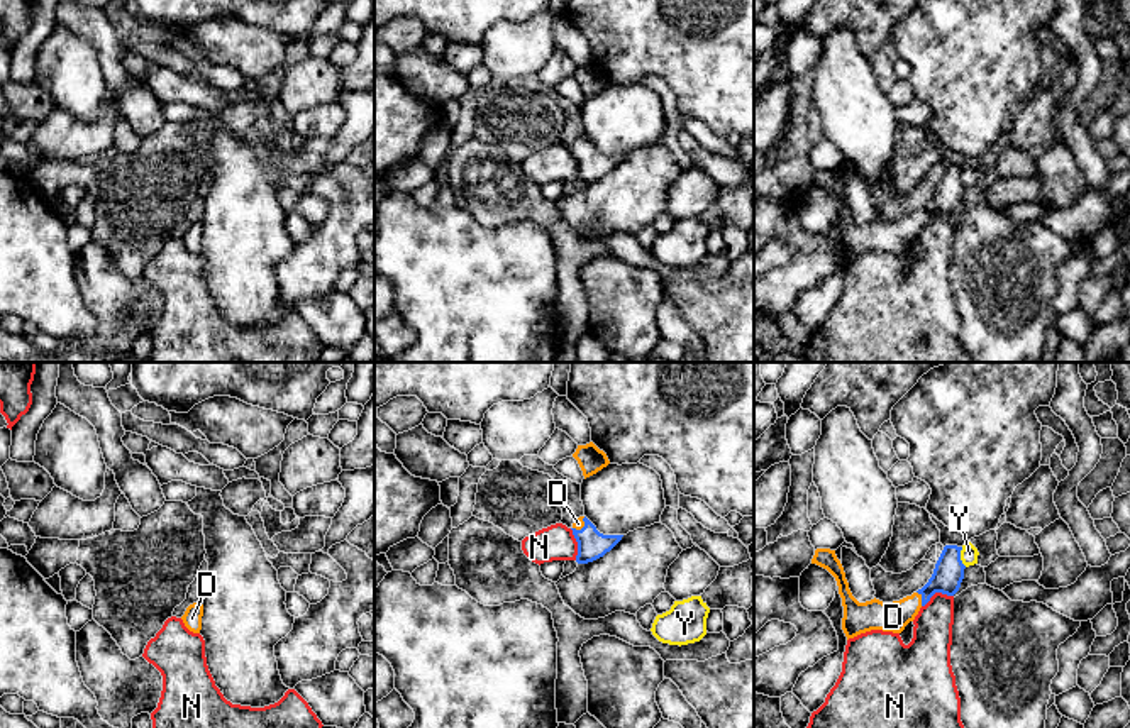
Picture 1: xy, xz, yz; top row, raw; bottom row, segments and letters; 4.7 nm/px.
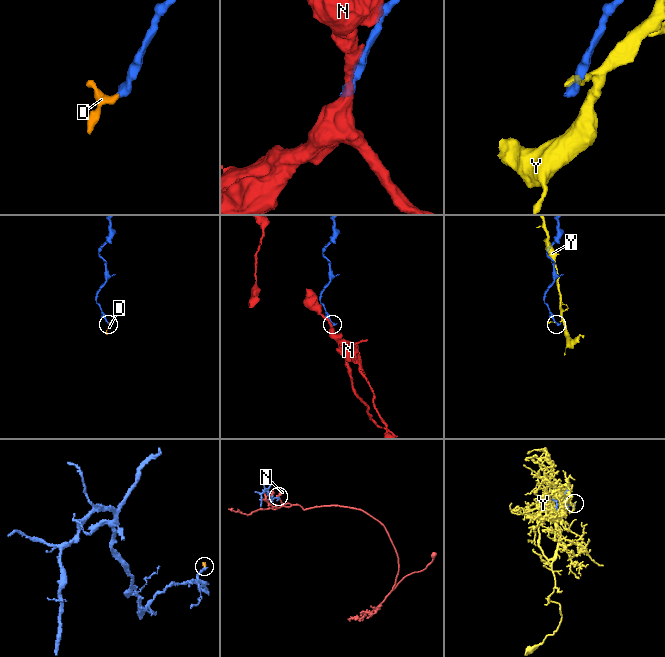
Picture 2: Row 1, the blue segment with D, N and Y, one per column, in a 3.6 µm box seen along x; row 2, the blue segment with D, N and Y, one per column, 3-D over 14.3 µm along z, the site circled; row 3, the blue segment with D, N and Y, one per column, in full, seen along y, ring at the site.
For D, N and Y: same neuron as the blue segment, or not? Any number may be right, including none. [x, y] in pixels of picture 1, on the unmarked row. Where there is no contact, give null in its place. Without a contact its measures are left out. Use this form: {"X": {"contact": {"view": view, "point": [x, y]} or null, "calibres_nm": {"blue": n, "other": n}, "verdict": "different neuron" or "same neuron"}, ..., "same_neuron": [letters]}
{"D": {"contact": {"view": "yz", "point": [922, 219]}, "calibres_nm": {"blue": 140, "other": 140}, "verdict": "same neuron"}, "N": {"contact": {"view": "yz", "point": [937, 212]}, "calibres_nm": {"blue": 140, "other": 190}, "verdict": "different neuron"}, "Y": {"contact": {"view": "yz", "point": [959, 178]}, "calibres_nm": {"blue": 140, "other": 80}, "verdict": "different neuron"}, "same_neuron": ["D"]}

